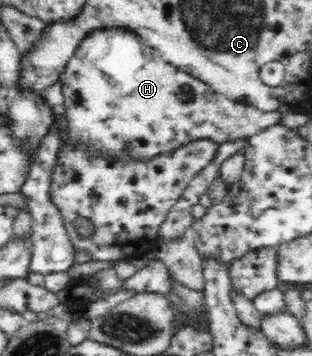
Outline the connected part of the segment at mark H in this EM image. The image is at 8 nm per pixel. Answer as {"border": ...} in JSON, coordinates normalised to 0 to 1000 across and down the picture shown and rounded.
{"border":[[[314,79],[282,90],[276,104],[253,112],[192,219],[224,390],[237,407],[263,402],[301,430],[333,424],[346,435],[423,435],[439,447],[548,424],[571,407],[644,388],[689,402],[788,390],[843,360],[891,348],[904,326],[891,312],[846,315],[792,287],[737,281],[683,253],[660,228],[526,169],[506,138],[474,135],[455,104],[404,79]]]}

